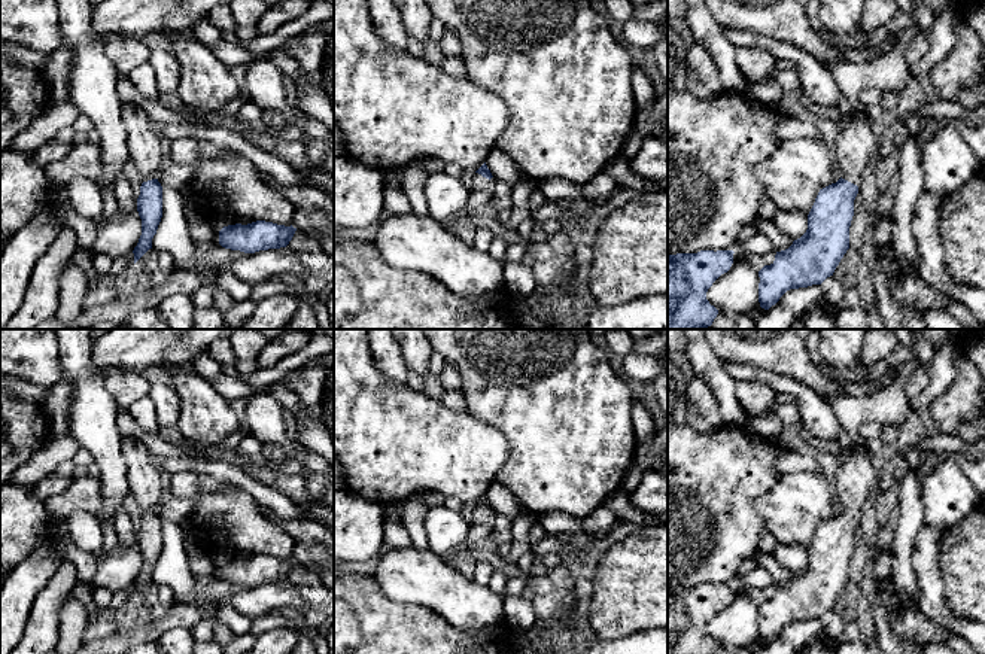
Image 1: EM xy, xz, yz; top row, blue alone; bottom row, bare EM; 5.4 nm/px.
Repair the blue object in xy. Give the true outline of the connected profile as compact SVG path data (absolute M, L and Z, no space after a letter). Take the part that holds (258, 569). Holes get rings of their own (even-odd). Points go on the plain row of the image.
M256 554L247 559L235 557L219 565L219 578L225 582L255 587L259 584L286 581L297 562Z

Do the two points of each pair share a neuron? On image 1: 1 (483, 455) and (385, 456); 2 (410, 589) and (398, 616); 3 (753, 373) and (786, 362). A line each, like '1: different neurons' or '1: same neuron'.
1: same neuron
2: different neurons
3: different neurons

